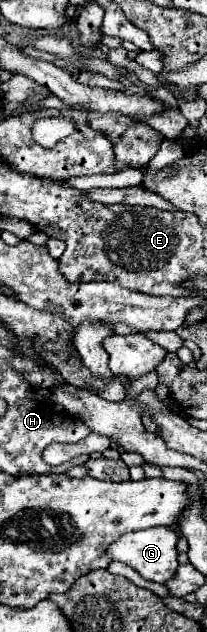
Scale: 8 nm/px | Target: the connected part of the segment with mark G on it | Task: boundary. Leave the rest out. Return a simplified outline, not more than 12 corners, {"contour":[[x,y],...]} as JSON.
{"contour":[[170,527],[120,535],[114,561],[164,583],[178,569],[178,535]]}

